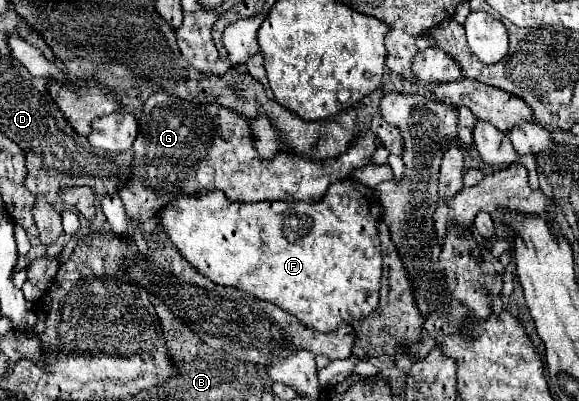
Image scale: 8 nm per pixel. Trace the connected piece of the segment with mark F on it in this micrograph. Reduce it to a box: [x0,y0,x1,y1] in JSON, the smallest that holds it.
[160,179,382,331]

